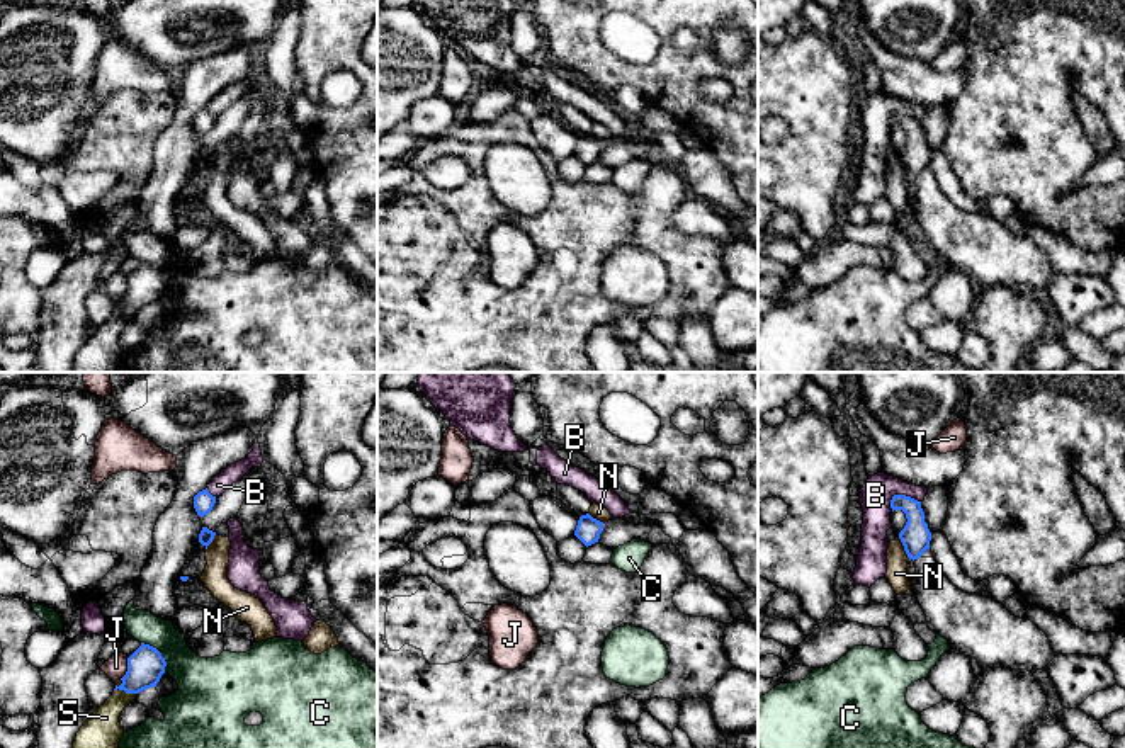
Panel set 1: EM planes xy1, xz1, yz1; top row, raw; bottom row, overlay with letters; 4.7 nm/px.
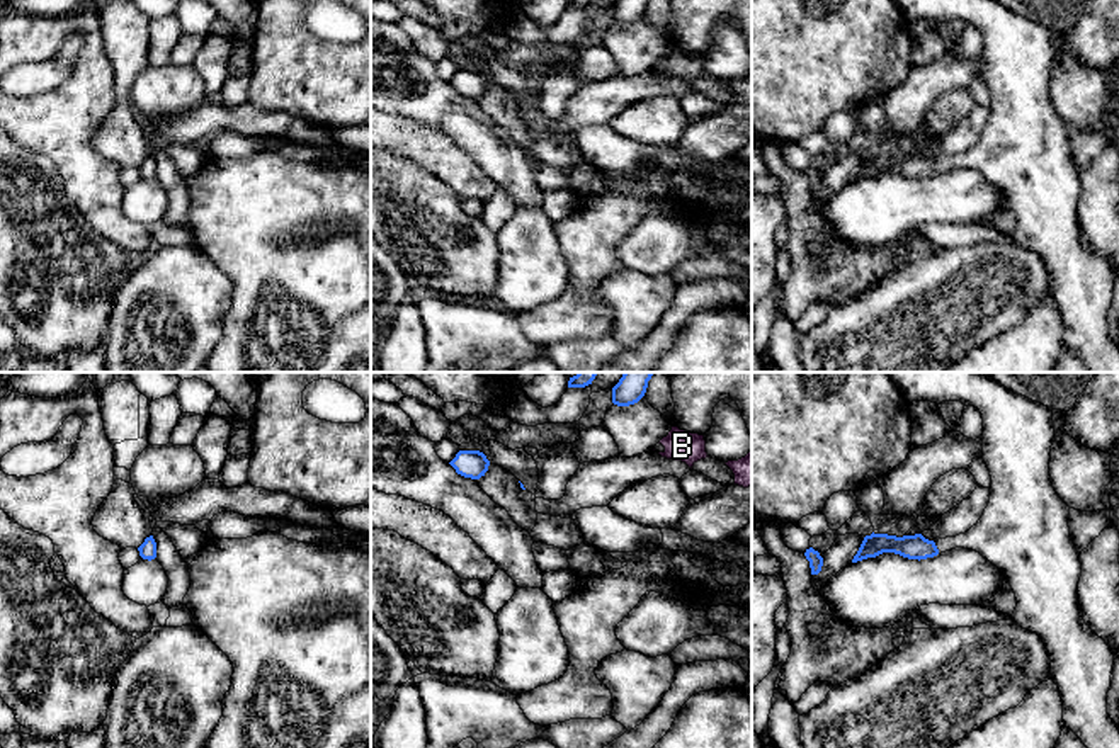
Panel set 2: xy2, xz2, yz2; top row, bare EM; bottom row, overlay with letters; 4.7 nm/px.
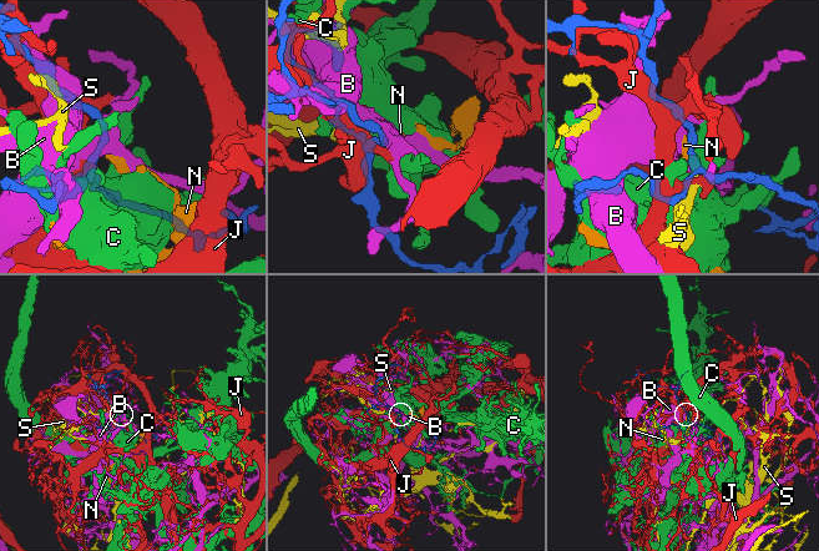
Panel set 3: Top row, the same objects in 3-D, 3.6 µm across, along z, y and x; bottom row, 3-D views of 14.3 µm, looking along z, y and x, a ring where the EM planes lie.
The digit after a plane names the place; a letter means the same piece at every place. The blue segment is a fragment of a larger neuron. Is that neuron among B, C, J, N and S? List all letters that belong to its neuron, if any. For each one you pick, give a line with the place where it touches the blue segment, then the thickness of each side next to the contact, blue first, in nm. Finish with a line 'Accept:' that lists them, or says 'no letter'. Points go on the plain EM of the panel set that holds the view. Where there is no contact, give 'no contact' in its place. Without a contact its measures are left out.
Accept: no letter

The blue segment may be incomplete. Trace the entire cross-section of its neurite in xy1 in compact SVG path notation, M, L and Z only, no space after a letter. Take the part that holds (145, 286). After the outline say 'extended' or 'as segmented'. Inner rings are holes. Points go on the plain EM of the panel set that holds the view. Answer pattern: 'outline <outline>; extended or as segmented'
outline M141 262L141 265L127 277L127 291L121 298L122 303L114 309L124 309L126 313L139 313L146 308L156 306L165 292L167 280L161 272Z; as segmented

